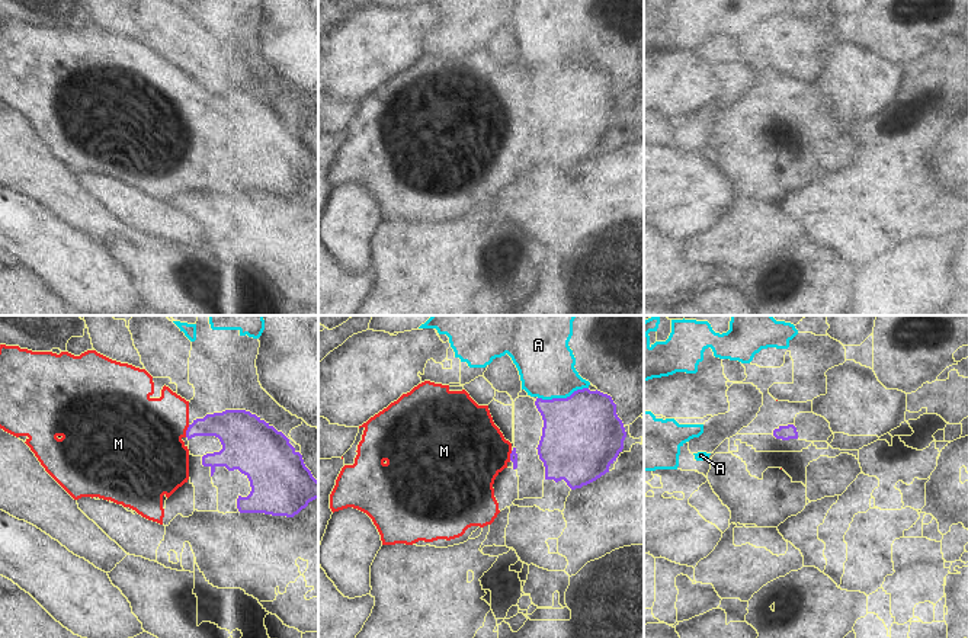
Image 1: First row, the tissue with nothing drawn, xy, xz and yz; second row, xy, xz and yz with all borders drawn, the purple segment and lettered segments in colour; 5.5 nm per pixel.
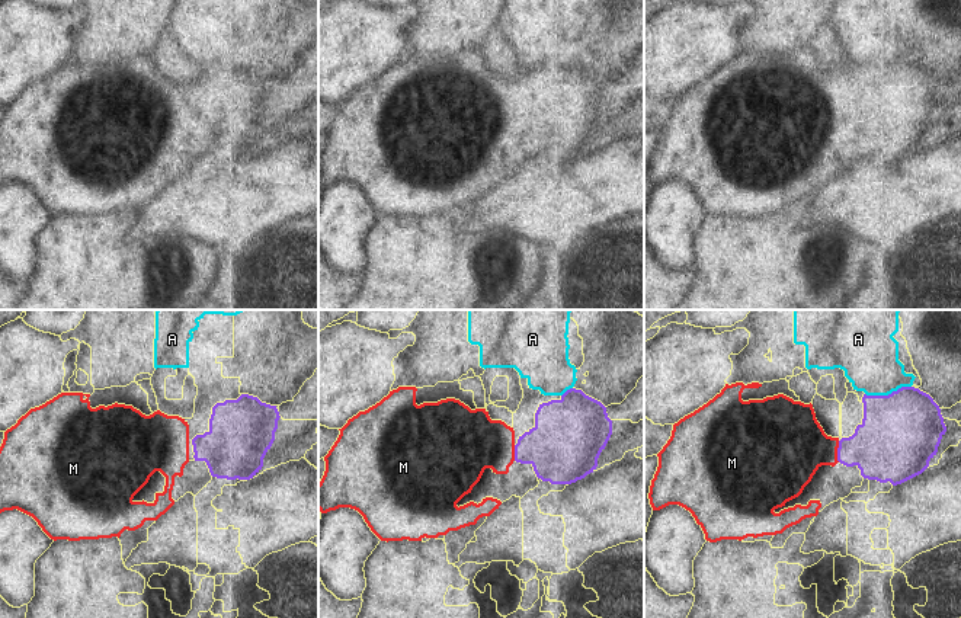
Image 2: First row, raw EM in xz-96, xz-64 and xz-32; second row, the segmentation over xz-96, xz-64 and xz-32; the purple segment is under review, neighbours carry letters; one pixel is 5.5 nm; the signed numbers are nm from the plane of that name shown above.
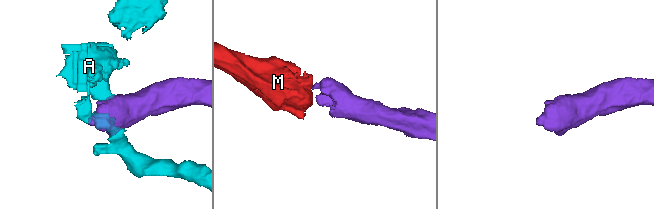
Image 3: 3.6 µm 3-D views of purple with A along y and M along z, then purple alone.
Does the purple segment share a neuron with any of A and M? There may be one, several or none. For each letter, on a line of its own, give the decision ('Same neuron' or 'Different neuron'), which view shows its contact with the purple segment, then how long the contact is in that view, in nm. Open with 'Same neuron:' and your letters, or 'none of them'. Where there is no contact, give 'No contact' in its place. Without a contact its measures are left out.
Same neuron: M
A: Different neuron. Touches purple in xz. Shared border 280 nm
M: Same neuron. Touches purple in xy. Shared border 80 nm.

